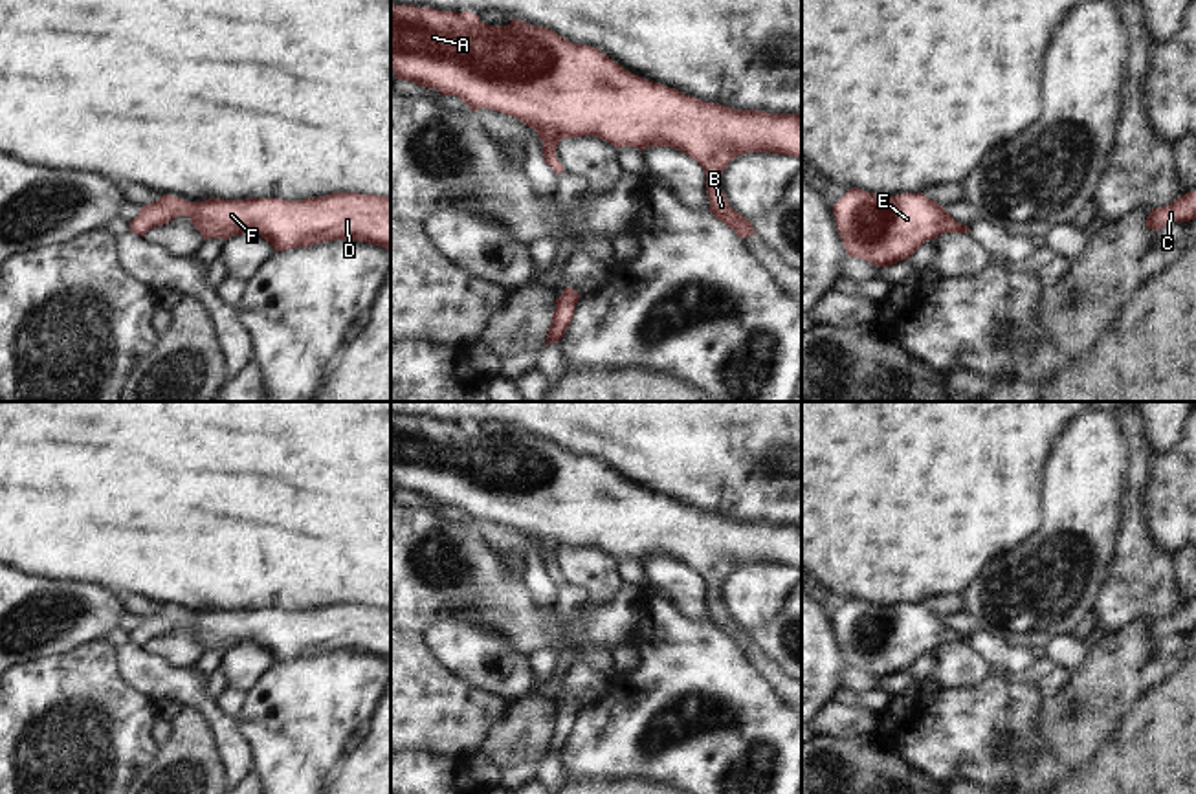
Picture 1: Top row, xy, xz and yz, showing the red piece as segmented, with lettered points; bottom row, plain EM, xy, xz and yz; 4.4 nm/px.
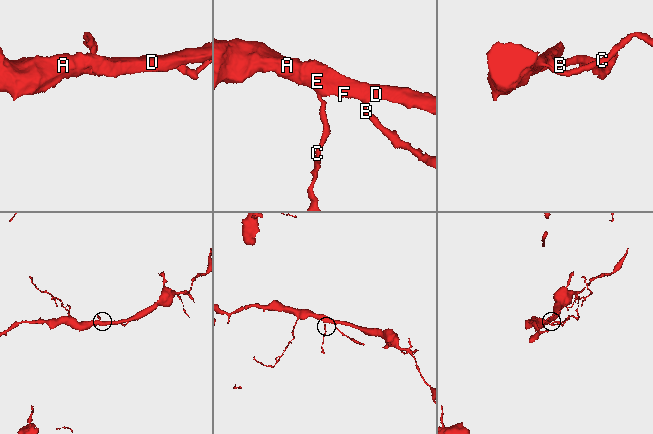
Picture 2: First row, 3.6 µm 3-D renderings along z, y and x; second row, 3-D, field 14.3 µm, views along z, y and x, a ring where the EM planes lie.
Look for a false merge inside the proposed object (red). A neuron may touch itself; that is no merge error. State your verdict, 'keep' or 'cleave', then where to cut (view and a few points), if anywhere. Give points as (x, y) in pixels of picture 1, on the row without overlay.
keep; no cut

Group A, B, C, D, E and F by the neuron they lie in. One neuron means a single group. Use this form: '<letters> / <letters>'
A B C D E F

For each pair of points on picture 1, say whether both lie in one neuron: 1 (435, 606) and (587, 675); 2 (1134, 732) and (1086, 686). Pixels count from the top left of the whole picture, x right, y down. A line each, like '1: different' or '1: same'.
1: different
2: different

